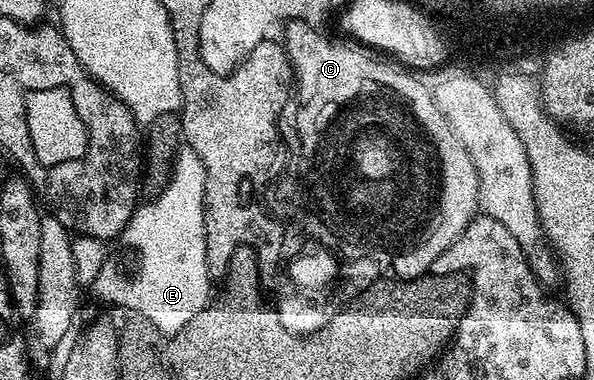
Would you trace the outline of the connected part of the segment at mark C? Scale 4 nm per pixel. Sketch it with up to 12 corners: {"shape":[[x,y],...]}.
{"shape":[[292,19],[282,45],[304,101],[339,102],[376,77],[436,125],[413,70],[361,41]]}

